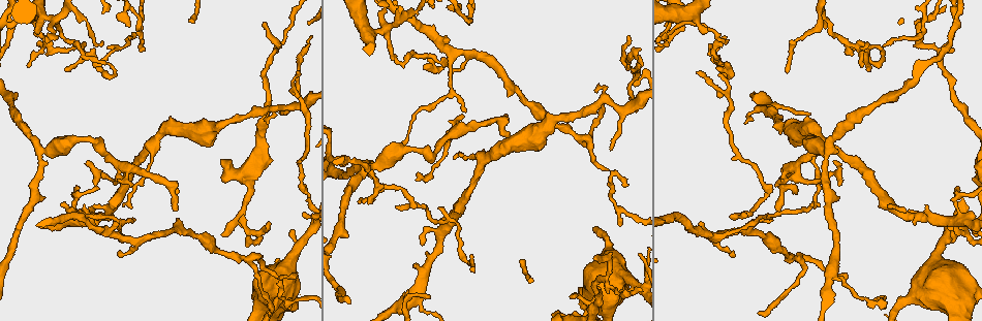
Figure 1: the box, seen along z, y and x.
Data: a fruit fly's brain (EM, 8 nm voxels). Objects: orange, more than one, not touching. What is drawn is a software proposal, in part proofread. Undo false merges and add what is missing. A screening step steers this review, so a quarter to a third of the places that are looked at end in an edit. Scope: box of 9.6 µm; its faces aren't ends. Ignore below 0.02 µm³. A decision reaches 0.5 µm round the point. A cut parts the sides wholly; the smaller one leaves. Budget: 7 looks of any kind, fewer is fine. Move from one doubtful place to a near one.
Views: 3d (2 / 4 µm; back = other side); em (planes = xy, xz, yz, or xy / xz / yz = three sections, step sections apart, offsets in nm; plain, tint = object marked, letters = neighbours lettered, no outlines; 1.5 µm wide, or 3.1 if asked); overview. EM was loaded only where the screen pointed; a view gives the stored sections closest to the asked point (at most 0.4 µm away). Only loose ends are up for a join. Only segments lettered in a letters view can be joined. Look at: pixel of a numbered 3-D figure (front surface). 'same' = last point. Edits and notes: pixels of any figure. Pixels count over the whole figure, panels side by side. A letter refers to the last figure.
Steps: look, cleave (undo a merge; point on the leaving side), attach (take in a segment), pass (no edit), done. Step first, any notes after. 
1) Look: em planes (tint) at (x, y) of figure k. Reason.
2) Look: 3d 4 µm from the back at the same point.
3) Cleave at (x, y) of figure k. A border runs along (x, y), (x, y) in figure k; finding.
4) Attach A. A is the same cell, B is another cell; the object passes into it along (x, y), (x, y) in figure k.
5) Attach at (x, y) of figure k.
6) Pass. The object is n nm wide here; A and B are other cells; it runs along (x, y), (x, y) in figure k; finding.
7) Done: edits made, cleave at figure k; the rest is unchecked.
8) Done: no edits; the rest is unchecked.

Look: 3d 2 µm at (706, 33) of figure 1. Thick end.

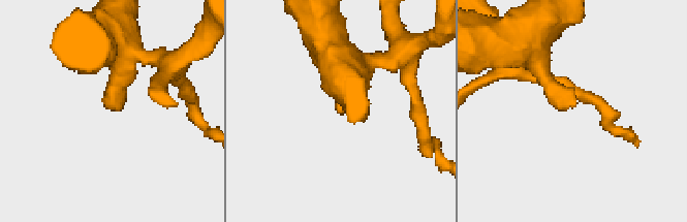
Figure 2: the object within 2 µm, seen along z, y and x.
Look: em planes (letters) at (107, 107) of figure 2. Shape alone is not enough.

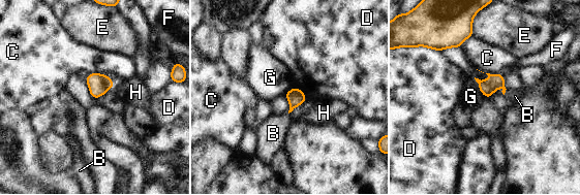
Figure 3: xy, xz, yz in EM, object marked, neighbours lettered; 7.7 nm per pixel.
Attach B. B is the same cell, C, D, E, F, G and H are other cells; the object passes into it along (496, 80), (505, 92), (515, 96) in figure 3; the neuron continues.

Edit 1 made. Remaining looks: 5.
Look: 3d 2 µm at (40, 148) of figure 1. Three arms meet.

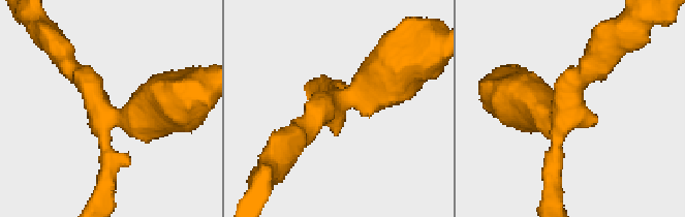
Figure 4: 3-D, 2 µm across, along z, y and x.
Look: em planes (letters) at (562, 116) of figure 4. 3 arms meet here; the arms are 200, 220, 440 nm wide.

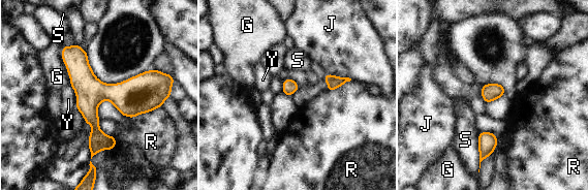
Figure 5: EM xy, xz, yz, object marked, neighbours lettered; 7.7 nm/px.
Pass. G, J, R, S and Y are other cells; it runs along (66, 53), (101, 92), (167, 95) in figure 5; continuous, no second neuron.

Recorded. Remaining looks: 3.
Look: em planes (plain) at (862, 67) of figure 1. Free end.

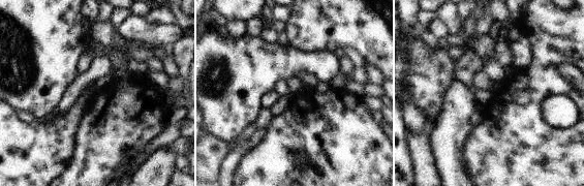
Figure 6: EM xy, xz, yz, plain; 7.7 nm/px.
Look: em planes (letters) at the same point.

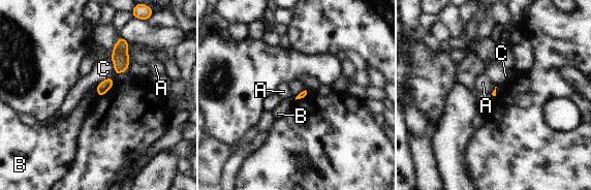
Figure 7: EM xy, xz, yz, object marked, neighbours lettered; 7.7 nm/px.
Pass. A, B and C are other cells; a border runs along (96, 87), (97, 96) in figure 7; none of them fits.

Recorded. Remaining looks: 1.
Done: edits made, attach at figure 3; the rest is unchecked.

